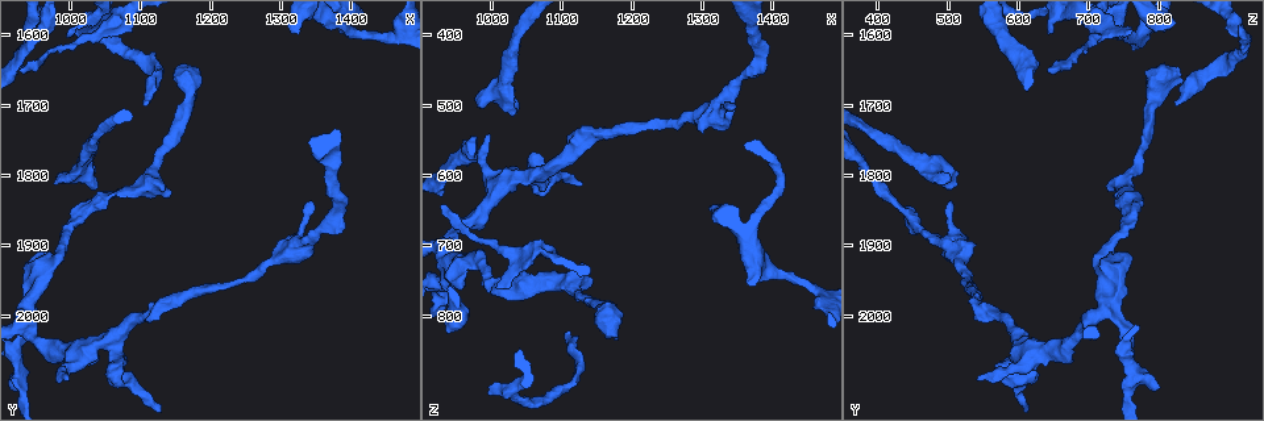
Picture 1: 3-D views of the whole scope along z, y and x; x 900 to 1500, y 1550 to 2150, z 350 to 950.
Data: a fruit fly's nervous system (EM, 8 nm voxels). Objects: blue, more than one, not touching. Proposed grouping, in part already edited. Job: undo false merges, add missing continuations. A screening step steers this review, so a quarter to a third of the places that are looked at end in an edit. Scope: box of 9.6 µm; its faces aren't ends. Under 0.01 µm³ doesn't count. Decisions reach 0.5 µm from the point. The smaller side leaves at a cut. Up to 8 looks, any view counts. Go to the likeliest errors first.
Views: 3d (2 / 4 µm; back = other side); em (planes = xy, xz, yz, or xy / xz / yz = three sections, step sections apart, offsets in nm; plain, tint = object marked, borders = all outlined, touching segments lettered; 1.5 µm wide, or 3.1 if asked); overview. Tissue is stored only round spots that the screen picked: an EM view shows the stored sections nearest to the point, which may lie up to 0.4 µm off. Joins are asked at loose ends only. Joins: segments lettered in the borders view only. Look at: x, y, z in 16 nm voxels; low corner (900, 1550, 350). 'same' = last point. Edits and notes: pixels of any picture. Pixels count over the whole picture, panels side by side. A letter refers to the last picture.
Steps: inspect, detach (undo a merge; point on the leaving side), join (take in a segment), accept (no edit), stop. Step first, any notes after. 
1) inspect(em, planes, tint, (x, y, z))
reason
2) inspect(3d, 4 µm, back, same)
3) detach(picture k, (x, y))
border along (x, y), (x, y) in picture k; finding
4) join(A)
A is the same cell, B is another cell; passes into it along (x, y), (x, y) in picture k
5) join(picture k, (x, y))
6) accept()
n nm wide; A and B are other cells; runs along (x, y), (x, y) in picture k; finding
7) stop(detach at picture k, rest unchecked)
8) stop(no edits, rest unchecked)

inspect(em, planes, borders, (975, 1815, 490))
an open end

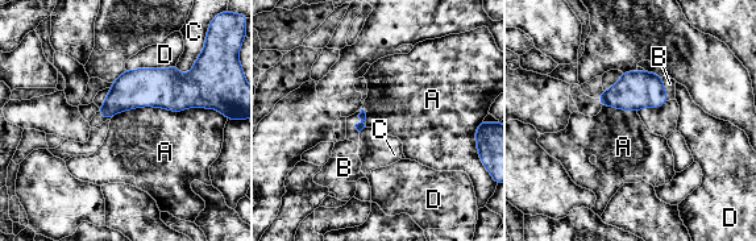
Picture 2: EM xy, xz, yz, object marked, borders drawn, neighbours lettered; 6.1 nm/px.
join(B)
B is the same cell, A, C and D are other cells; it goes on there

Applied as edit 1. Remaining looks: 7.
inspect(em, yz, step 8, tint, (1325, 1595, 645))
an open end

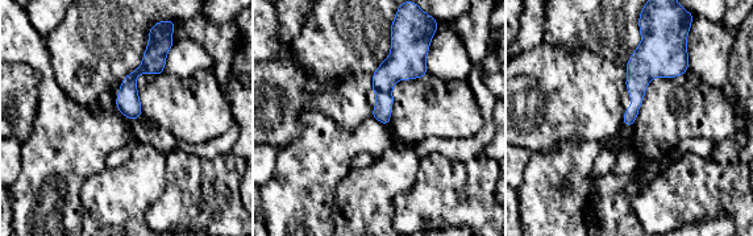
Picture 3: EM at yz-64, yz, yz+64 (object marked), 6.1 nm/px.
inspect(em, planes, borders, same)

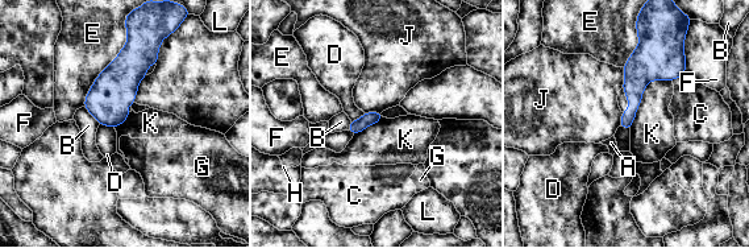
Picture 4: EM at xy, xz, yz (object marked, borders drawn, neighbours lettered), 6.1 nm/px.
accept()
A, B, C, D, E, F, G, H, J, K and L are other cells; border along (671, 79), (645, 87), (629, 128) in picture 4; none of them fits

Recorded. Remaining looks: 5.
inspect(em, planes, tint, (995, 1600, 910))
an open end

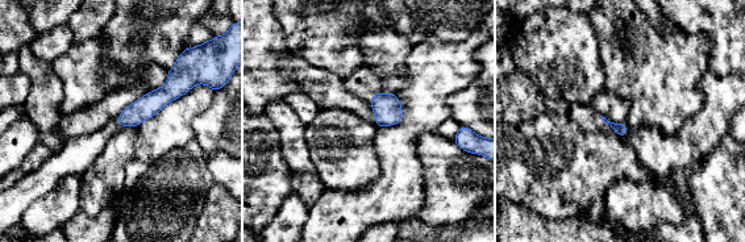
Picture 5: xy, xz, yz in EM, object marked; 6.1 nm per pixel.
inspect(em, planes, borders, same)
what lies round it

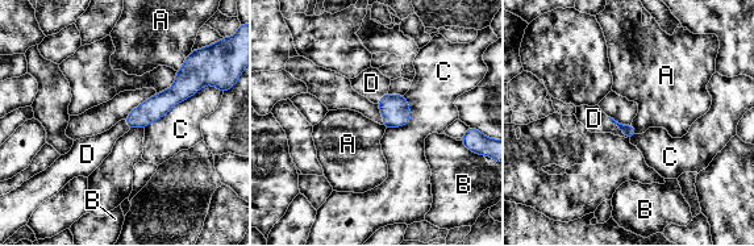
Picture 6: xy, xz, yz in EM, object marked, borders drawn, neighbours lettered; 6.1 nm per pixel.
join(D)
C touches over 440 nm; D is the same cell, A, B and C are other cells; it goes on there

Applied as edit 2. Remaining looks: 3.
stop(join at picture 2, join at picture 6, rest unchecked)

